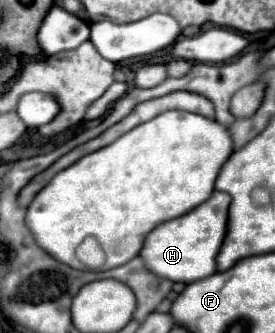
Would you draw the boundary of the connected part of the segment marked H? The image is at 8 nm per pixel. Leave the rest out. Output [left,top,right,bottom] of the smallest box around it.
[139,191,231,283]

